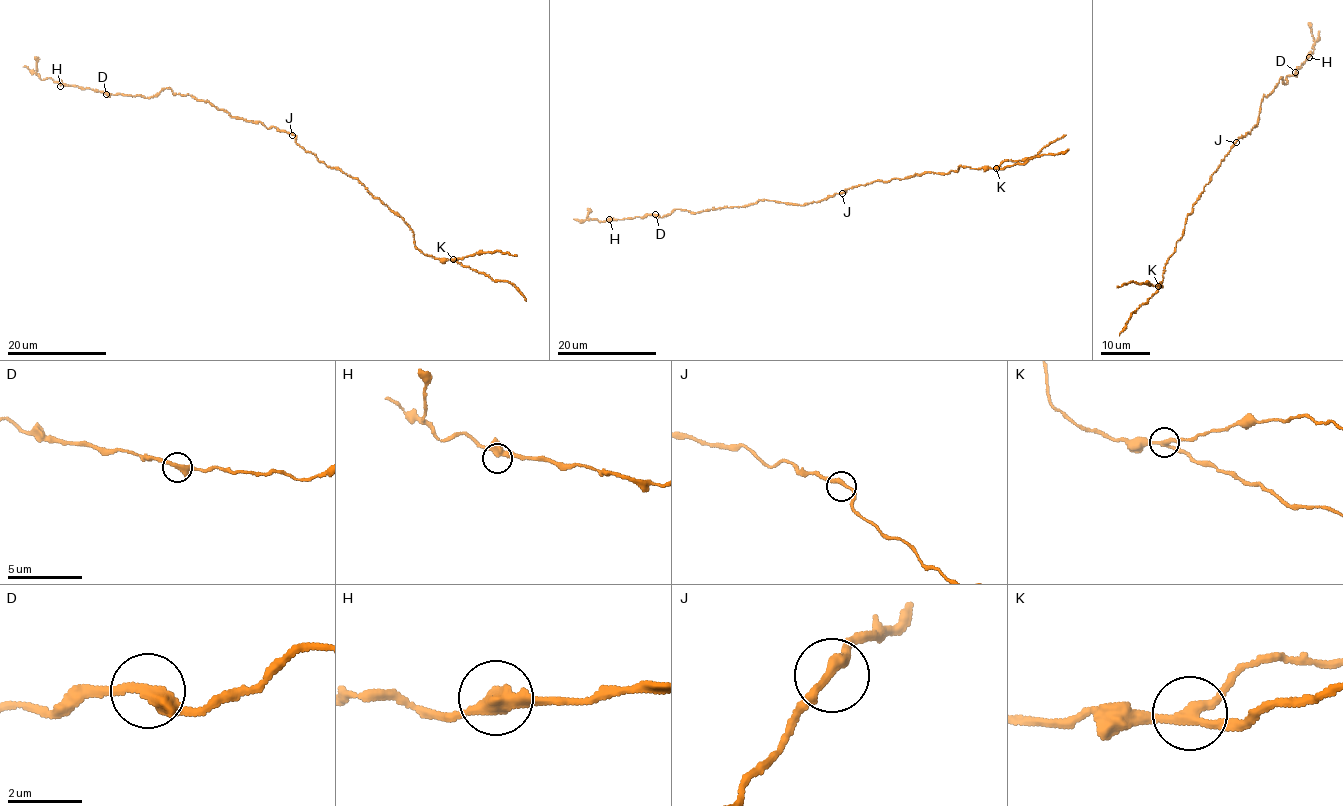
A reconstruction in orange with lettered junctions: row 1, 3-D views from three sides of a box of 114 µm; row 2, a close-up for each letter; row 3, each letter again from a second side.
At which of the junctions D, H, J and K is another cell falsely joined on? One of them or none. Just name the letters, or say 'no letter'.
K

